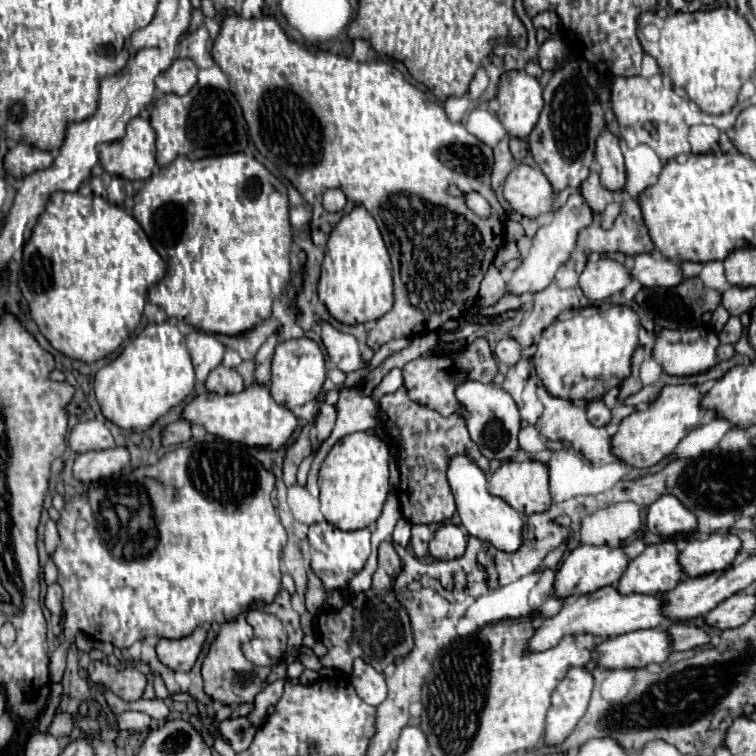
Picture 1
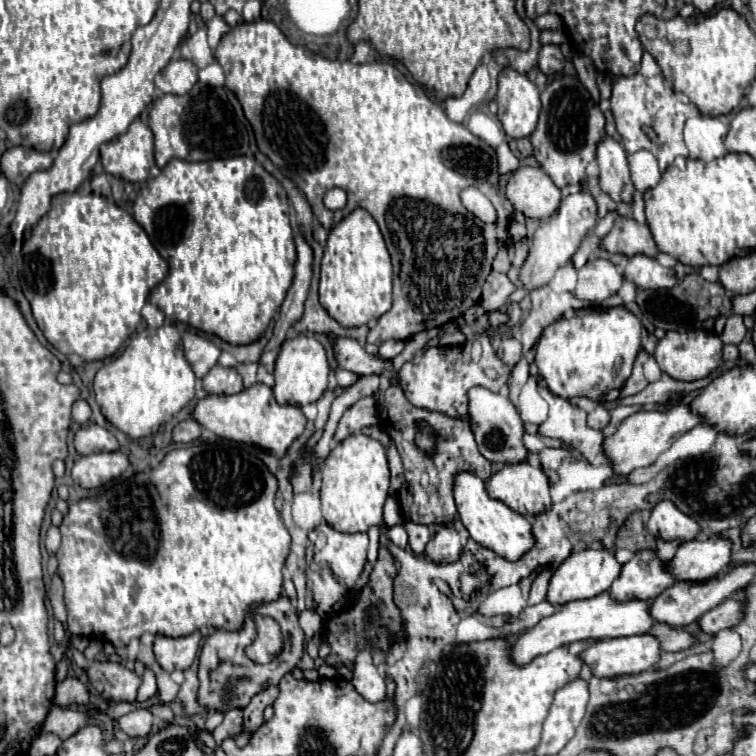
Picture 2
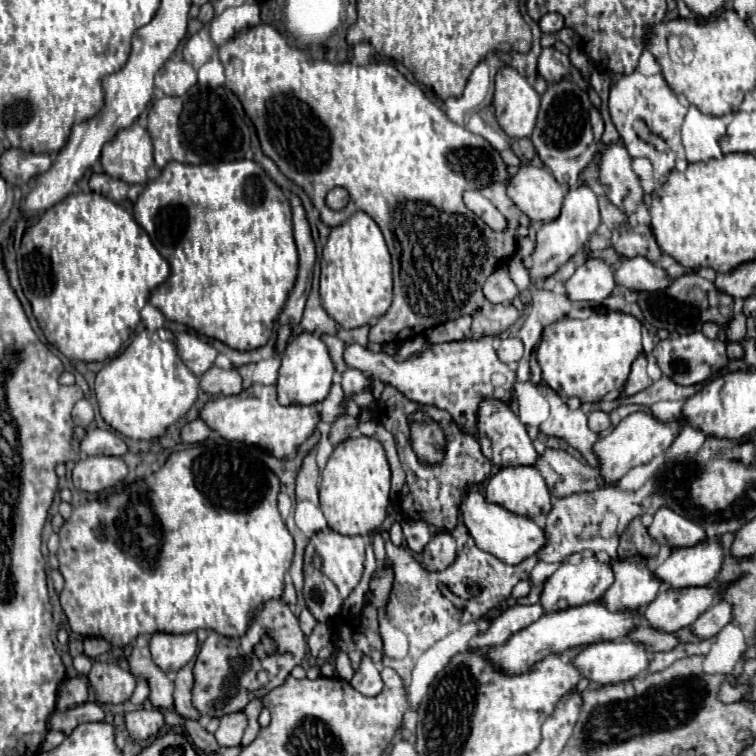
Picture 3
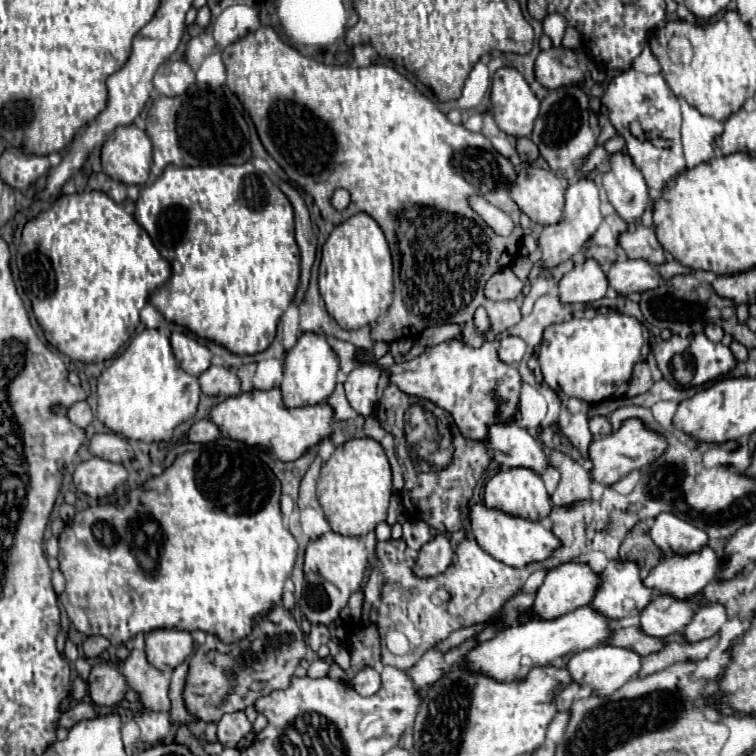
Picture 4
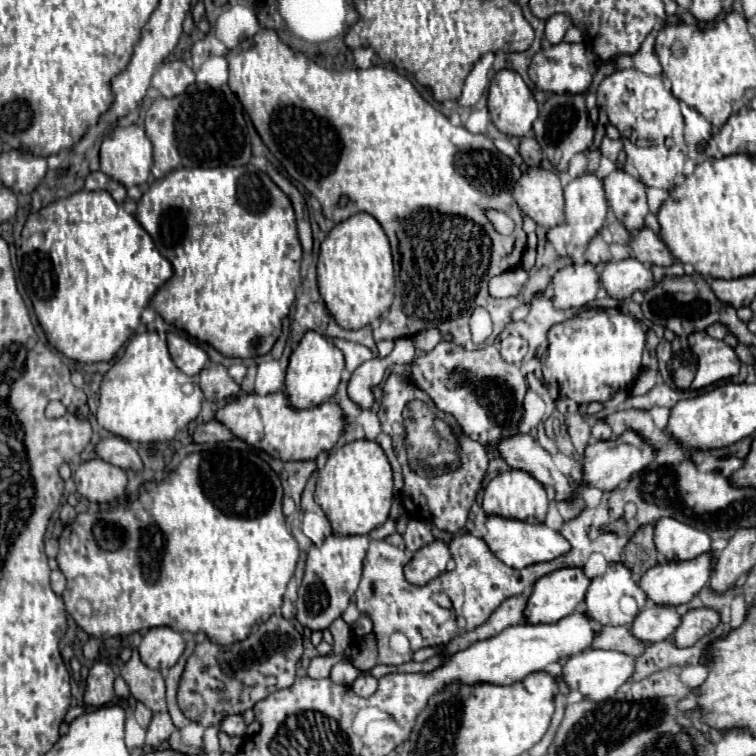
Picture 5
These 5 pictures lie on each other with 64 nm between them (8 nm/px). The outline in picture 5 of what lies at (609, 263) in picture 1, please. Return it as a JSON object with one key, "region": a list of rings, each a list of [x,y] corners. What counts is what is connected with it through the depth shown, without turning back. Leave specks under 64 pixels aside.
{"region":[[[570,264],[560,268],[550,284],[552,288],[552,302],[556,308],[582,308],[590,300],[596,298],[600,288],[600,278],[594,272],[592,264]]]}

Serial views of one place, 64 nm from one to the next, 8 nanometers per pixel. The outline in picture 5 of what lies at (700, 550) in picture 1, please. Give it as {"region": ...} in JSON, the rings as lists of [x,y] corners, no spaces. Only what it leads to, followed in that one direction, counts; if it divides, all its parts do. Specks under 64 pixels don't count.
{"region":[[[702,554],[686,562],[666,562],[650,568],[640,578],[648,600],[654,604],[684,606],[688,604],[710,580],[710,554]]]}

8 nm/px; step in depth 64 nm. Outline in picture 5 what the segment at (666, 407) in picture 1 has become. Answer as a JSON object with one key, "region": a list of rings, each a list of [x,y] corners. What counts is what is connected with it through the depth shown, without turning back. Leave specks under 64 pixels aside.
{"region":[[[626,430],[618,440],[608,440],[608,442],[594,442],[588,444],[584,450],[584,460],[582,460],[582,482],[588,486],[594,486],[602,492],[614,490],[620,482],[628,480],[632,474],[640,472],[644,466],[648,466],[654,460],[654,448],[650,448],[636,432]]]}

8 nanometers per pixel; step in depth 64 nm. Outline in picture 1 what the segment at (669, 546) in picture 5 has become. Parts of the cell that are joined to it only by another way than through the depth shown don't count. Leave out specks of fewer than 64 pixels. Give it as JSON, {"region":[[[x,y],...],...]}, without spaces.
{"region":[[[660,496],[650,508],[646,516],[646,528],[652,534],[672,538],[676,534],[690,534],[698,526],[696,516],[674,496]]]}

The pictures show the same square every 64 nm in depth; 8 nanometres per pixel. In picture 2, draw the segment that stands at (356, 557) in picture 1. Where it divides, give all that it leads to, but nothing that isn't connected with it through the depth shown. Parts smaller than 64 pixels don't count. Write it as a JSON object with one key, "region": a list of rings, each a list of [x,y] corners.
{"region":[[[326,522],[320,524],[316,530],[308,534],[310,546],[306,550],[306,578],[310,582],[310,592],[316,604],[316,614],[322,620],[328,620],[334,614],[334,604],[344,598],[360,578],[364,564],[366,564],[366,550],[368,550],[368,536],[366,534],[342,534],[328,526]]]}

